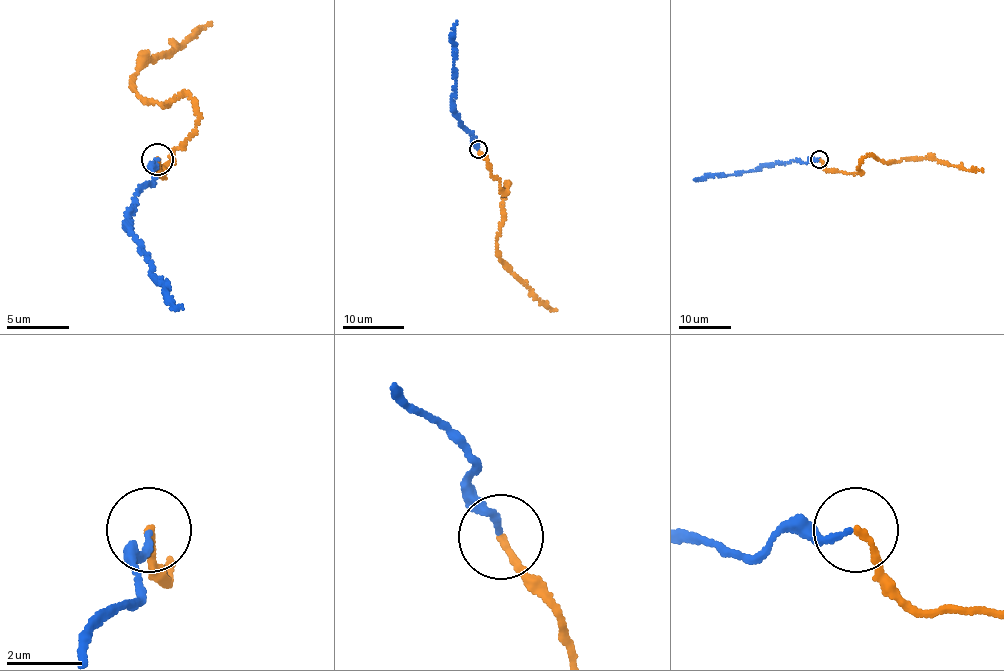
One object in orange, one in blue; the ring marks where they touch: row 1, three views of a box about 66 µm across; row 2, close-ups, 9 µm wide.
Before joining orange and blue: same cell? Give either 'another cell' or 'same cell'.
same cell

